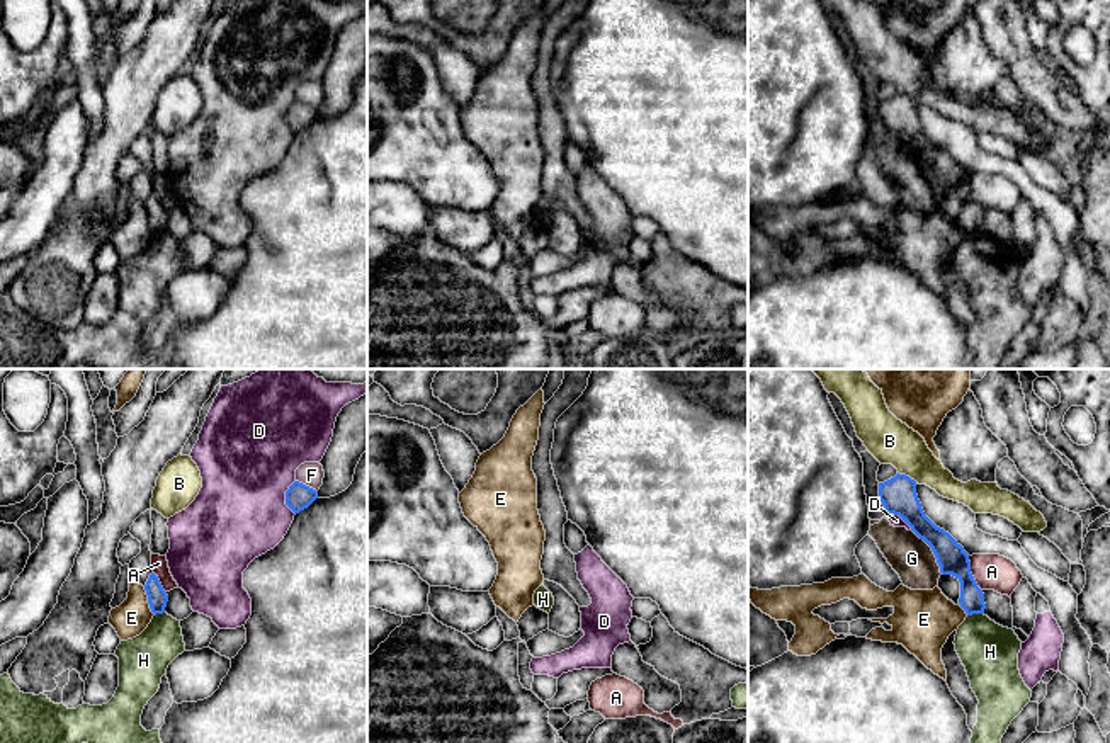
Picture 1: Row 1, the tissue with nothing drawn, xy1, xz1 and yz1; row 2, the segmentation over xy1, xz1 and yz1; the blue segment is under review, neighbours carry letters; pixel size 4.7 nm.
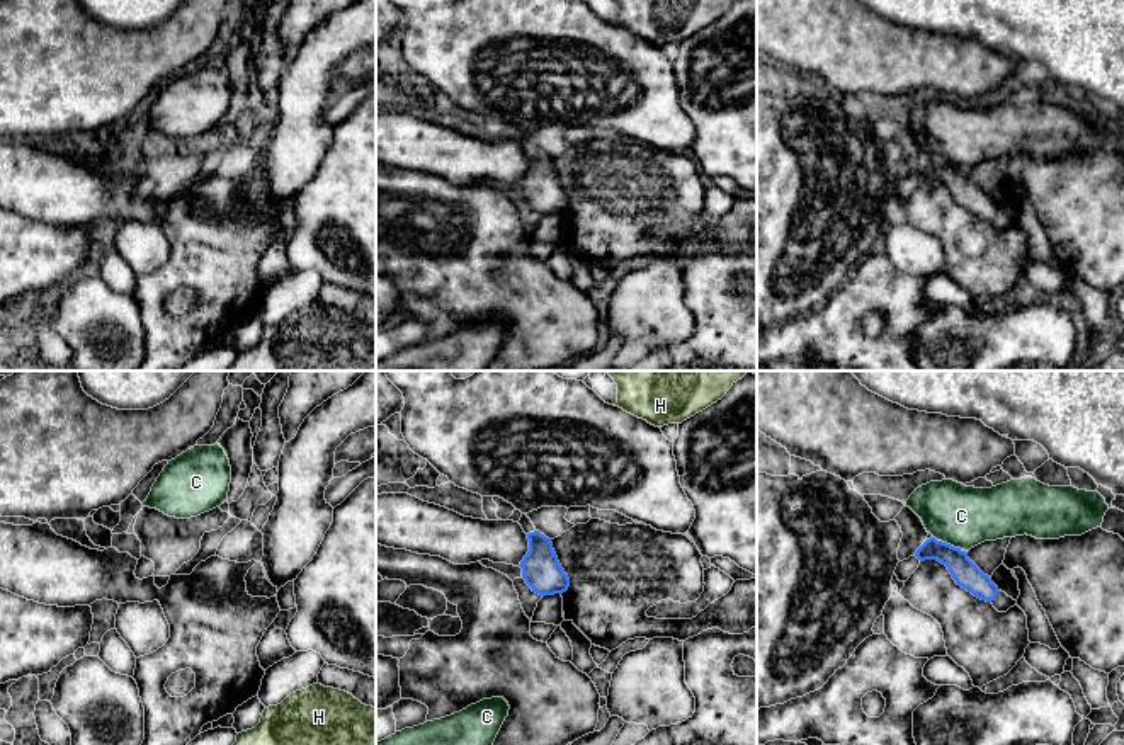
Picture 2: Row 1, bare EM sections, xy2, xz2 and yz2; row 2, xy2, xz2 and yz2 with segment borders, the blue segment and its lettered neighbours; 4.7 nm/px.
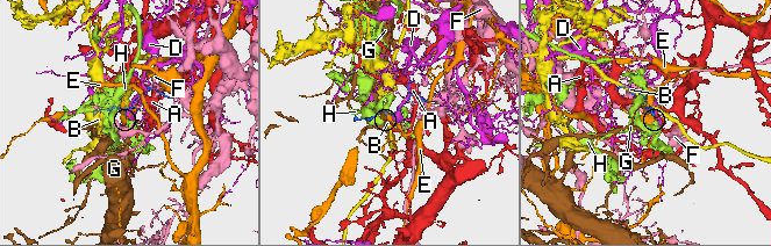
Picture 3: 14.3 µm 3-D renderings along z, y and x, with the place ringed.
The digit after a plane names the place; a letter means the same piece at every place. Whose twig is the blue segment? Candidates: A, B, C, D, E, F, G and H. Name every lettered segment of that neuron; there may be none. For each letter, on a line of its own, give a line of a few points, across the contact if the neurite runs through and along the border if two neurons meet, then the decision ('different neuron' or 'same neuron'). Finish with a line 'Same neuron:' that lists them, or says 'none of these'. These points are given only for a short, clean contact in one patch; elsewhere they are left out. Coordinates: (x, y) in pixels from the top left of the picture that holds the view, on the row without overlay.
A: different neuron
B: line yz1 (898, 90), (917, 101); different neuron
C: line yz2 (934, 155), (961, 167); different neuron
D: different neuron
E: different neuron
F: different neuron
G: different neuron
H: line yz1 (983, 232), (968, 235); different neuron
Same neuron: none of these

